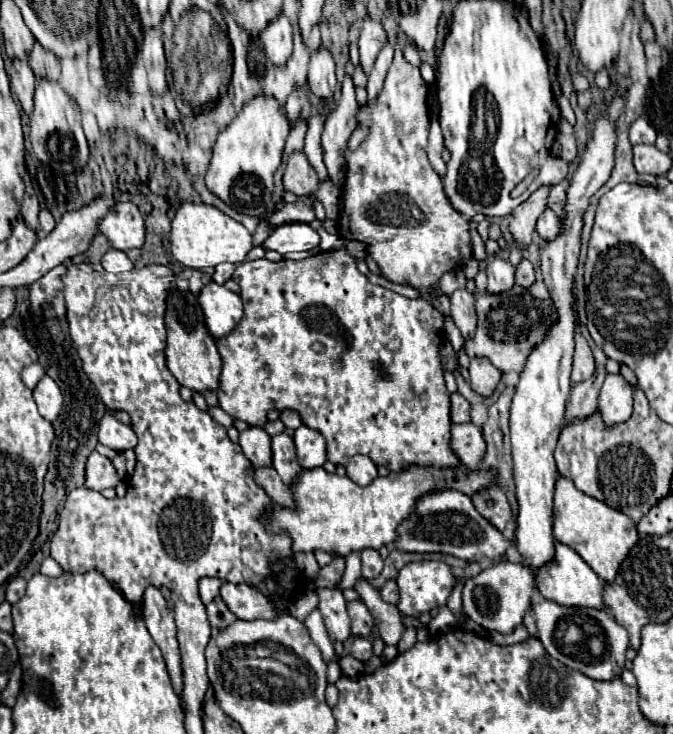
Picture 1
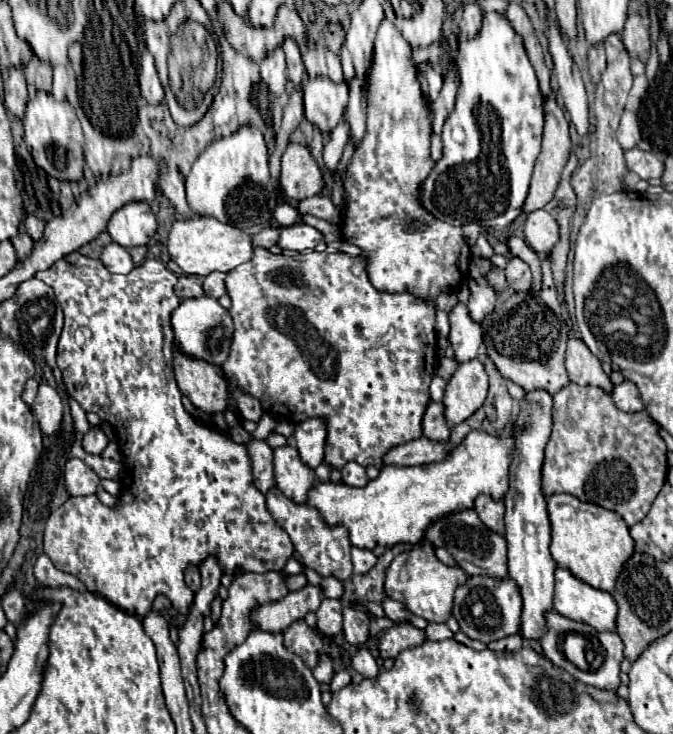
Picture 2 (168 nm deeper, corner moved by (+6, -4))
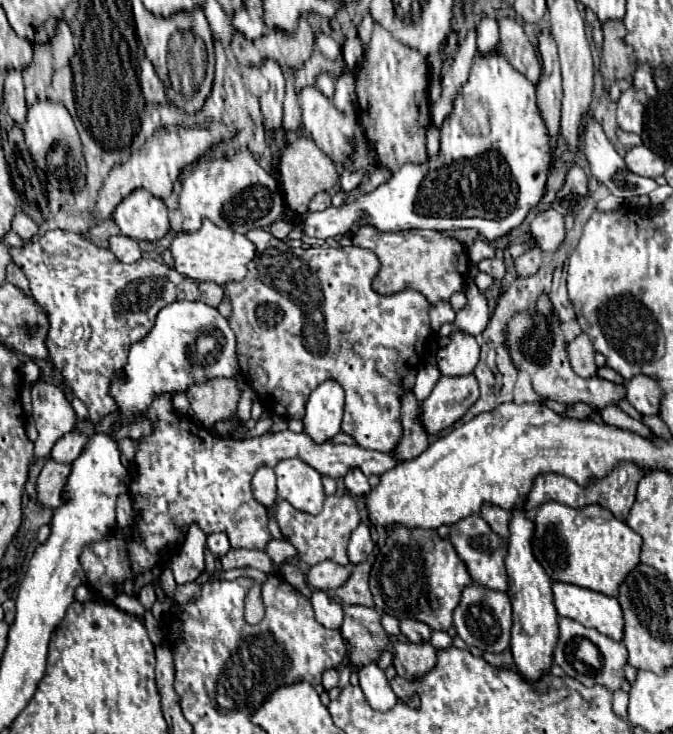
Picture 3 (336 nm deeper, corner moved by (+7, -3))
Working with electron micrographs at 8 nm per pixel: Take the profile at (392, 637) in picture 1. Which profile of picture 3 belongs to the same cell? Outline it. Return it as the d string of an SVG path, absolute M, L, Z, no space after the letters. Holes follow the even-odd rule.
M401 643L393 645L397 675L405 679L423 679L437 663L437 651L431 643Z

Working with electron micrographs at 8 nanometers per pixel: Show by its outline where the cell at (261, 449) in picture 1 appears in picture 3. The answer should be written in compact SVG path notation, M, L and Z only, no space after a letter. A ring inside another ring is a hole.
M261 467L255 471L251 479L251 493L257 503L271 507L277 501L277 487L275 487L275 473L271 467Z

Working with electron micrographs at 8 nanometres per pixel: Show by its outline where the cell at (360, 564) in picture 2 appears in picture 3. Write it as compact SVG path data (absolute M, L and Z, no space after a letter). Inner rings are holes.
M361 523L353 531L353 535L349 539L349 561L355 563L355 565L361 563L361 561L365 561L371 555L373 549L375 549L375 543L369 537L369 525Z

